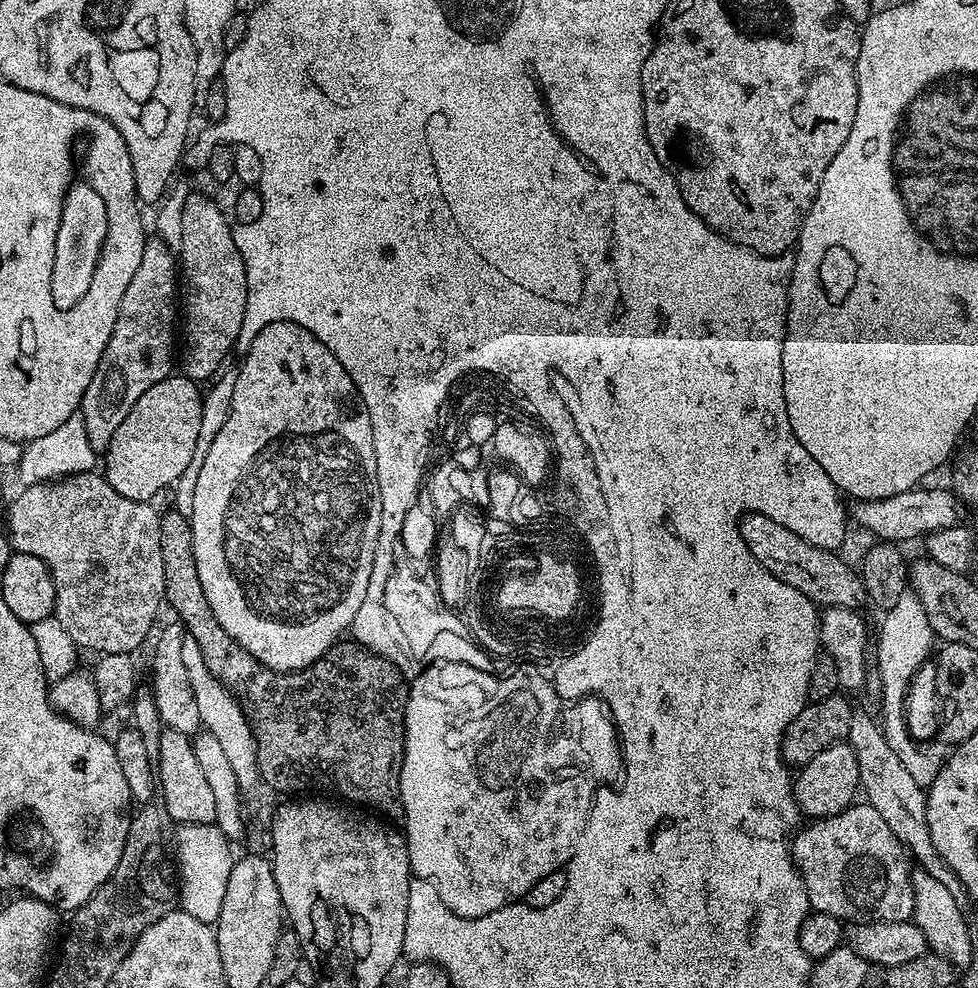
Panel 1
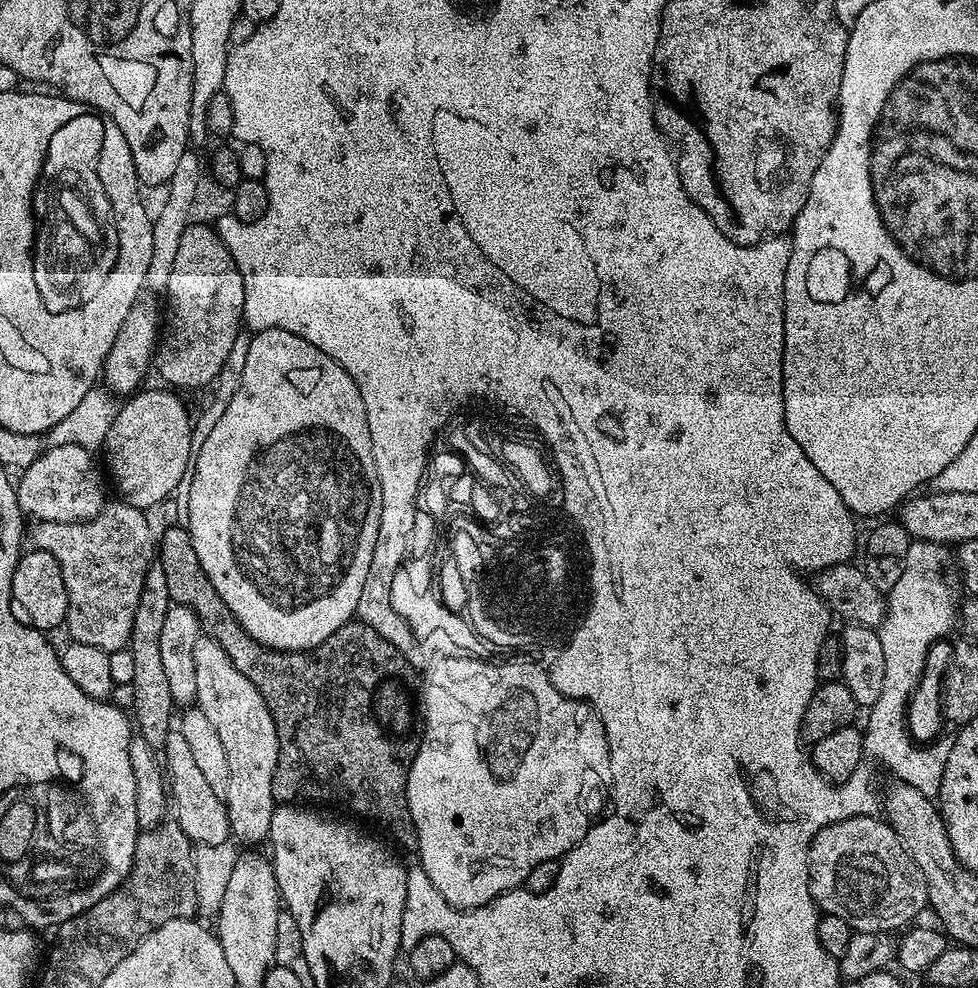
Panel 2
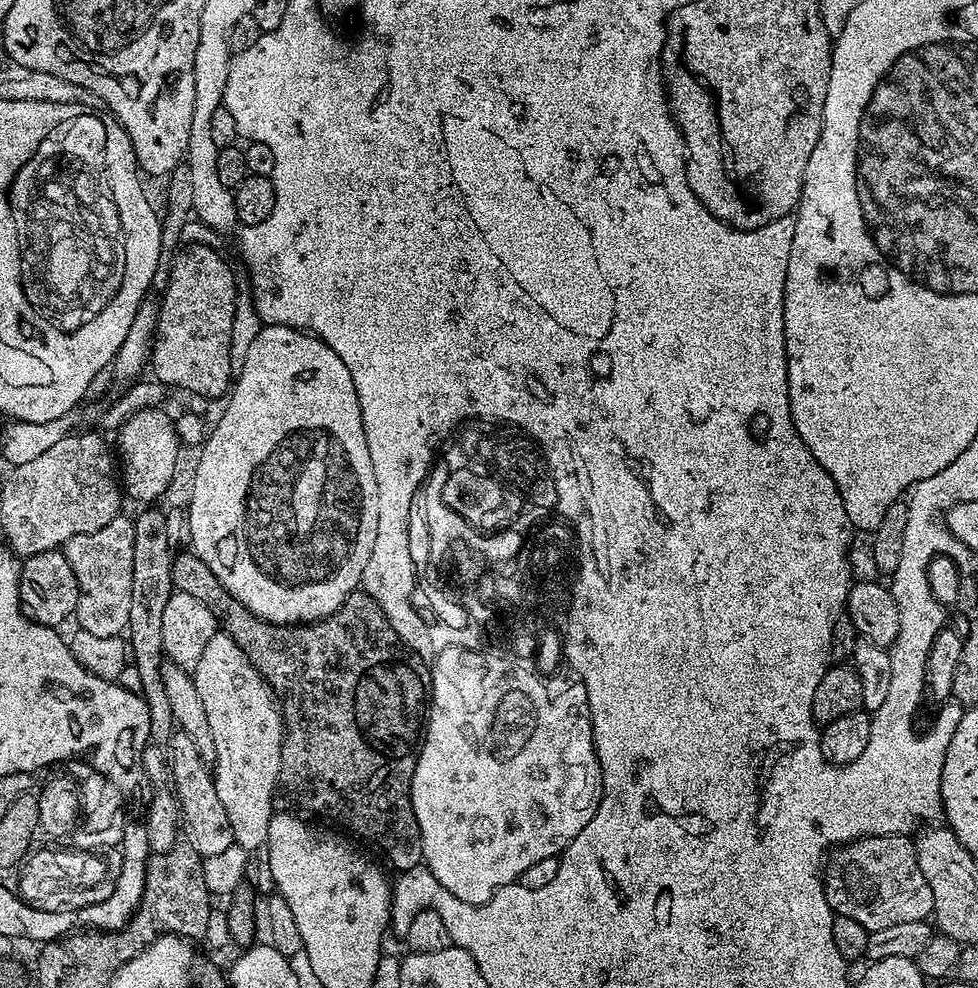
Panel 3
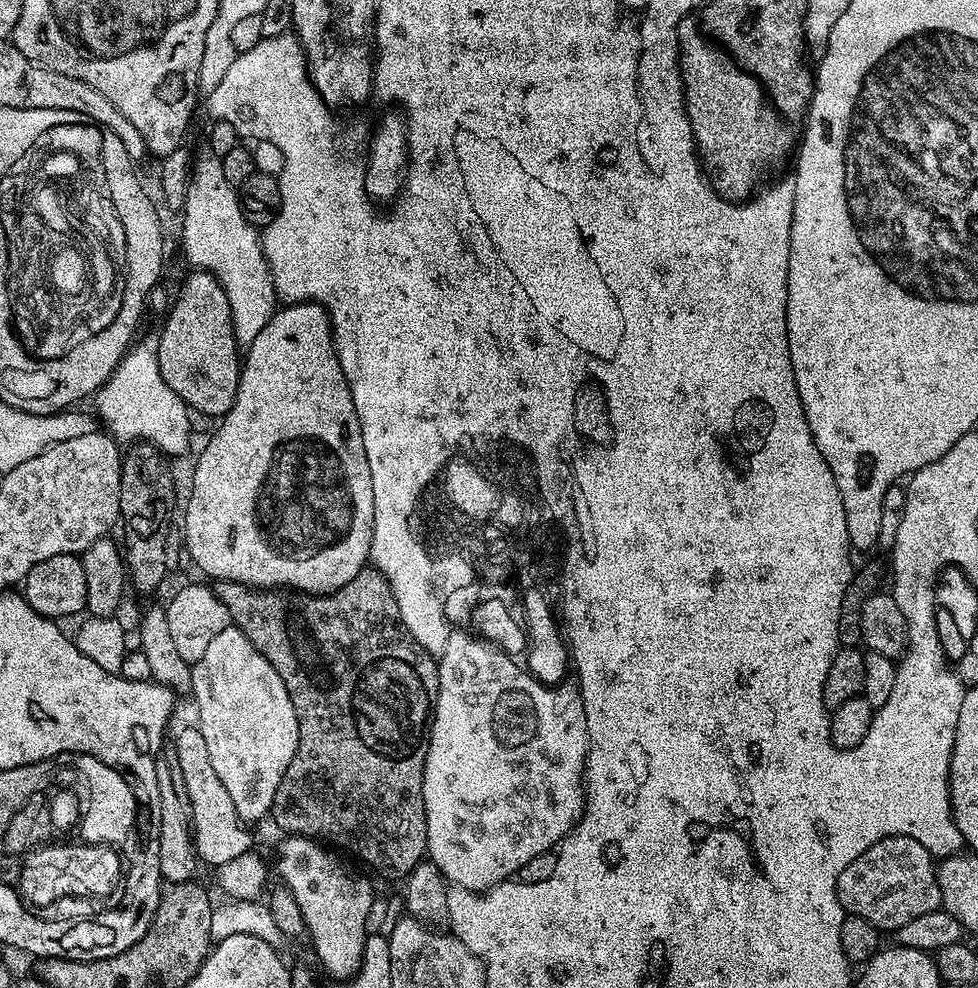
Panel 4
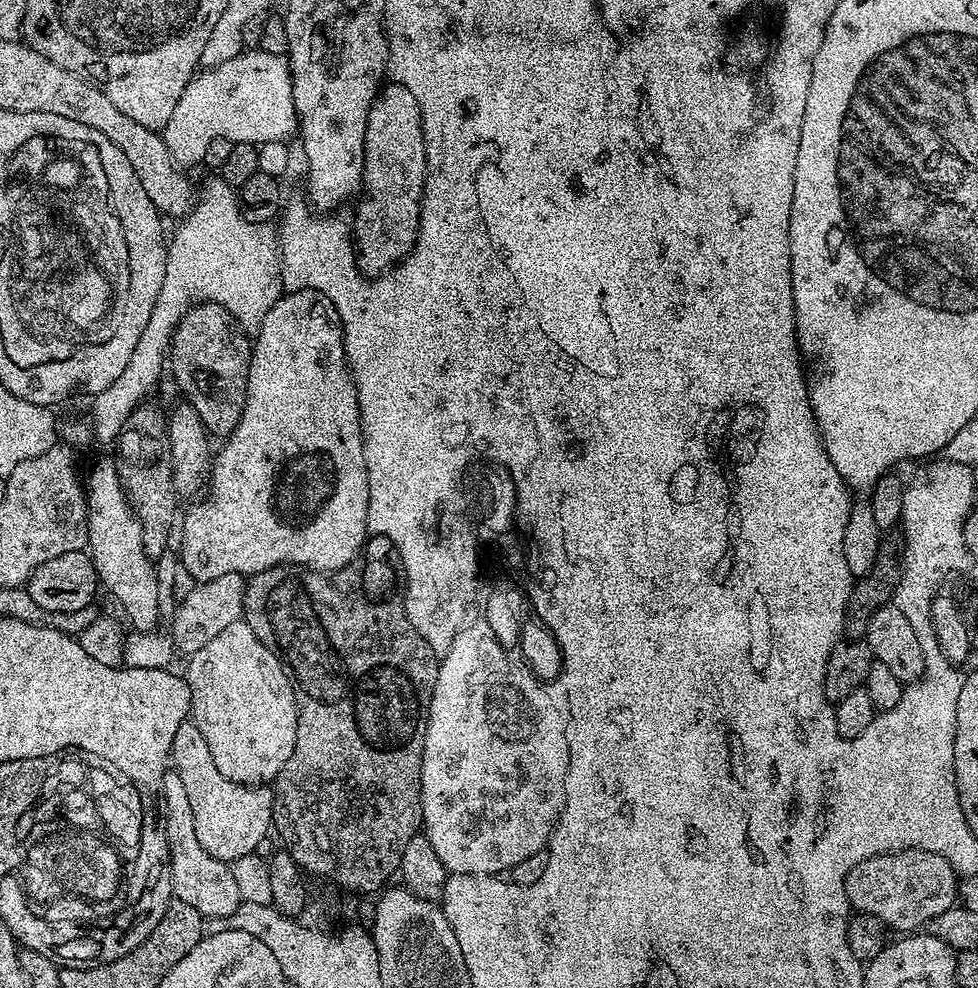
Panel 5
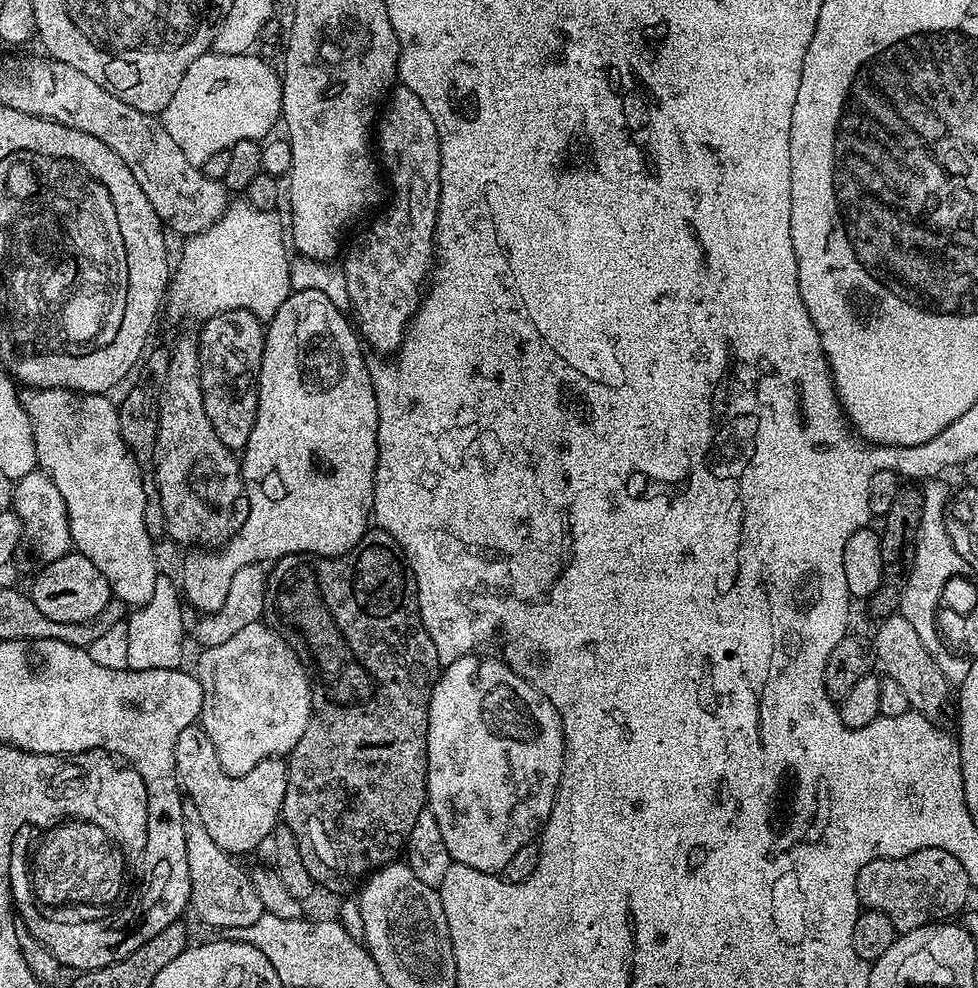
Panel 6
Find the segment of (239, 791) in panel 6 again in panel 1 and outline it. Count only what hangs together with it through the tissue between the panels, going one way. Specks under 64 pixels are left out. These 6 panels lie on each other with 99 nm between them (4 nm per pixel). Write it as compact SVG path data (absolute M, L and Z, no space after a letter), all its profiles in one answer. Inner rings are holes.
M165 728L158 738L158 758L154 761L154 771L158 777L158 796L164 801L170 818L177 825L211 824L214 814L214 794L210 791L210 782L206 782L194 758L193 737L182 734L173 728Z

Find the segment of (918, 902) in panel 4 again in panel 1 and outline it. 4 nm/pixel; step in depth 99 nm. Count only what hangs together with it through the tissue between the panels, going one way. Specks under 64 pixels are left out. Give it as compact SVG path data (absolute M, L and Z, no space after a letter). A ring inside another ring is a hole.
M856 802L853 803L852 807L847 808L846 811L840 812L837 816L826 816L823 818L816 818L811 821L812 824L809 826L809 828L801 827L799 831L793 835L791 841L790 841L790 851L792 853L792 859L796 861L796 868L800 872L800 877L802 878L802 882L806 886L806 894L808 895L808 903L811 905L815 911L818 912L825 912L826 914L830 914L832 917L835 918L835 920L841 921L841 922L847 922L847 920L855 921L857 918L855 916L860 916L863 914L863 912L872 912L871 919L876 922L902 922L903 920L911 921L912 920L912 911L914 910L914 896L915 896L915 890L912 888L912 873L913 869L911 867L908 868L908 864L910 865L910 857L904 847L903 844L901 844L900 839L896 837L894 834L894 830L890 830L890 826L886 826L885 820L882 819L882 814L878 814L878 810L874 810L874 806L870 806L867 804L867 802Z

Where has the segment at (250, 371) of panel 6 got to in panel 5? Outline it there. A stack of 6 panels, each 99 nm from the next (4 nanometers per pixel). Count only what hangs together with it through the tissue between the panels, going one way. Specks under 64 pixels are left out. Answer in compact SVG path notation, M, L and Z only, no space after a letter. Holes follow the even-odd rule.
M200 302L197 308L179 317L170 349L170 376L184 388L187 403L198 410L198 418L213 437L227 438L238 426L246 406L253 341L249 333L226 309L211 302Z

